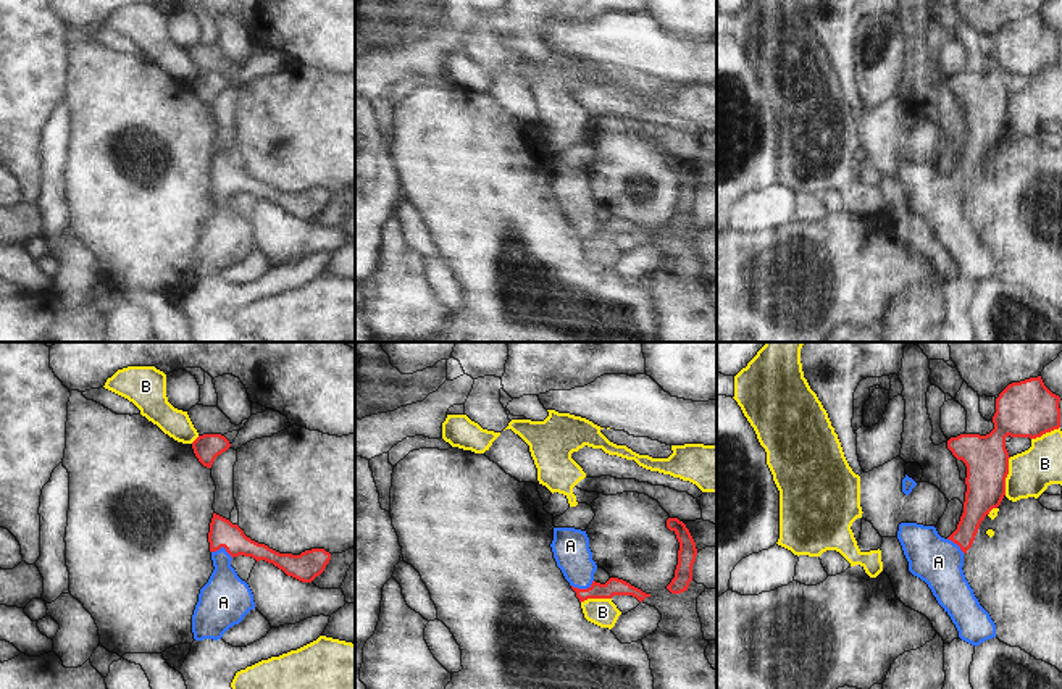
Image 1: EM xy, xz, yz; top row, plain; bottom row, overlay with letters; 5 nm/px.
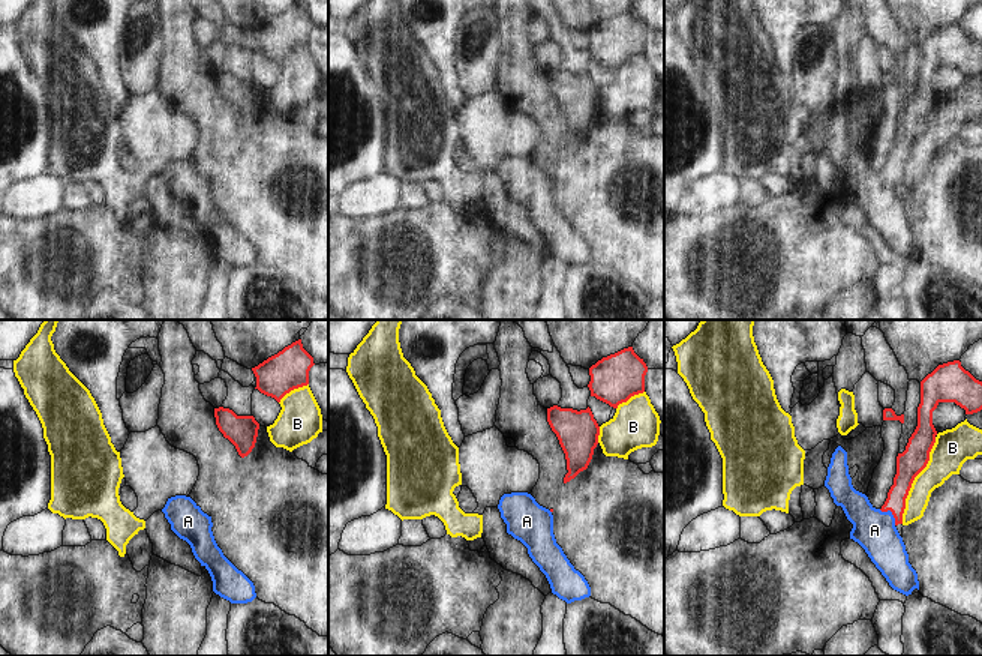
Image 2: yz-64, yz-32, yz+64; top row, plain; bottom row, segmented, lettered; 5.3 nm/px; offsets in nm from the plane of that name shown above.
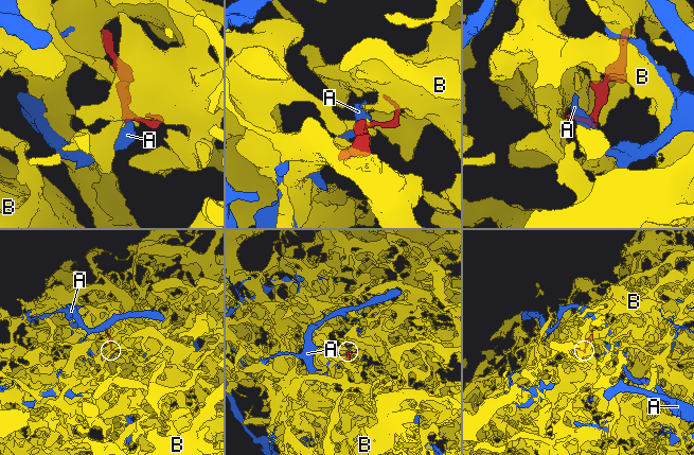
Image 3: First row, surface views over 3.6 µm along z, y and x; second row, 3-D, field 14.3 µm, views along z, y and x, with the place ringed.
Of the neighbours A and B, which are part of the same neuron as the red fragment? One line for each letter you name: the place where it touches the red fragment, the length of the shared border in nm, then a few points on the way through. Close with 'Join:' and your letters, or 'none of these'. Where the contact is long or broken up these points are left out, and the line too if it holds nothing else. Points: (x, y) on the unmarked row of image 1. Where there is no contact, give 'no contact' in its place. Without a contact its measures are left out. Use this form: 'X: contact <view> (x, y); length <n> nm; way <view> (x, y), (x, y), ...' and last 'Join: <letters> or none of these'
A: contact xz (583, 228); length 120 nm; way xz (614, 225), (609, 228), (583, 228), (570, 184)
Join: A

